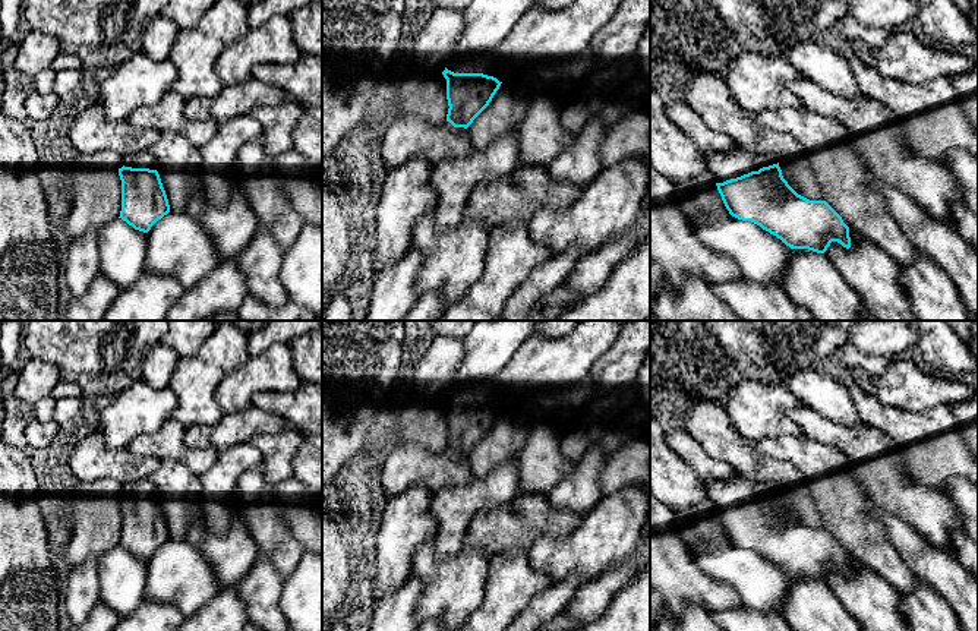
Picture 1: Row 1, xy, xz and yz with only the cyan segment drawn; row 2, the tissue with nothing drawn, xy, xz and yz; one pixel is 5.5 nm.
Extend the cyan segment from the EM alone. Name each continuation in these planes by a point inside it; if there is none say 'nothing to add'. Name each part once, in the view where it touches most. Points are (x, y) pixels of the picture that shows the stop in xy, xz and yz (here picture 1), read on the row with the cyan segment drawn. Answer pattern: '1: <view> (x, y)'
1: yz (738, 161)

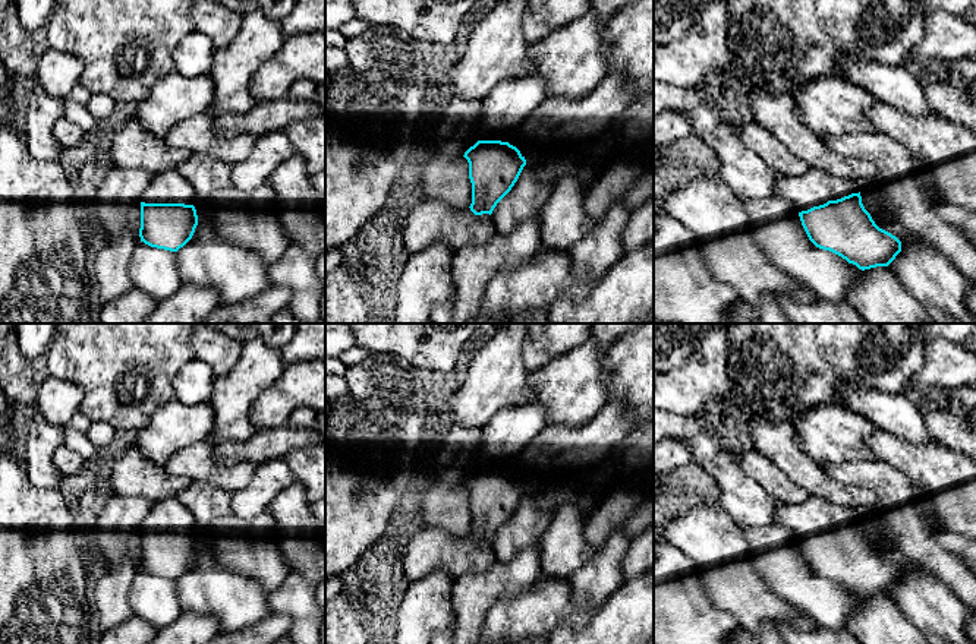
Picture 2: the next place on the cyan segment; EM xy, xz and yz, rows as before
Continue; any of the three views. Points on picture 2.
1: yz (815, 188)

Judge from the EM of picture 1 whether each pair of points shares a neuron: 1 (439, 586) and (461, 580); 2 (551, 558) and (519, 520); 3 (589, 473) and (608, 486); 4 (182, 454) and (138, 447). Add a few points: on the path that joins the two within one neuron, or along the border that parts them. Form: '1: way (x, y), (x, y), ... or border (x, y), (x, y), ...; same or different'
1: way (445, 586), (456, 586); same
2: border (570, 532), (561, 539), (539, 536), (527, 548); different
3: border (608, 456), (599, 478), (602, 494); different
4: way (172, 447), (148, 447); same

